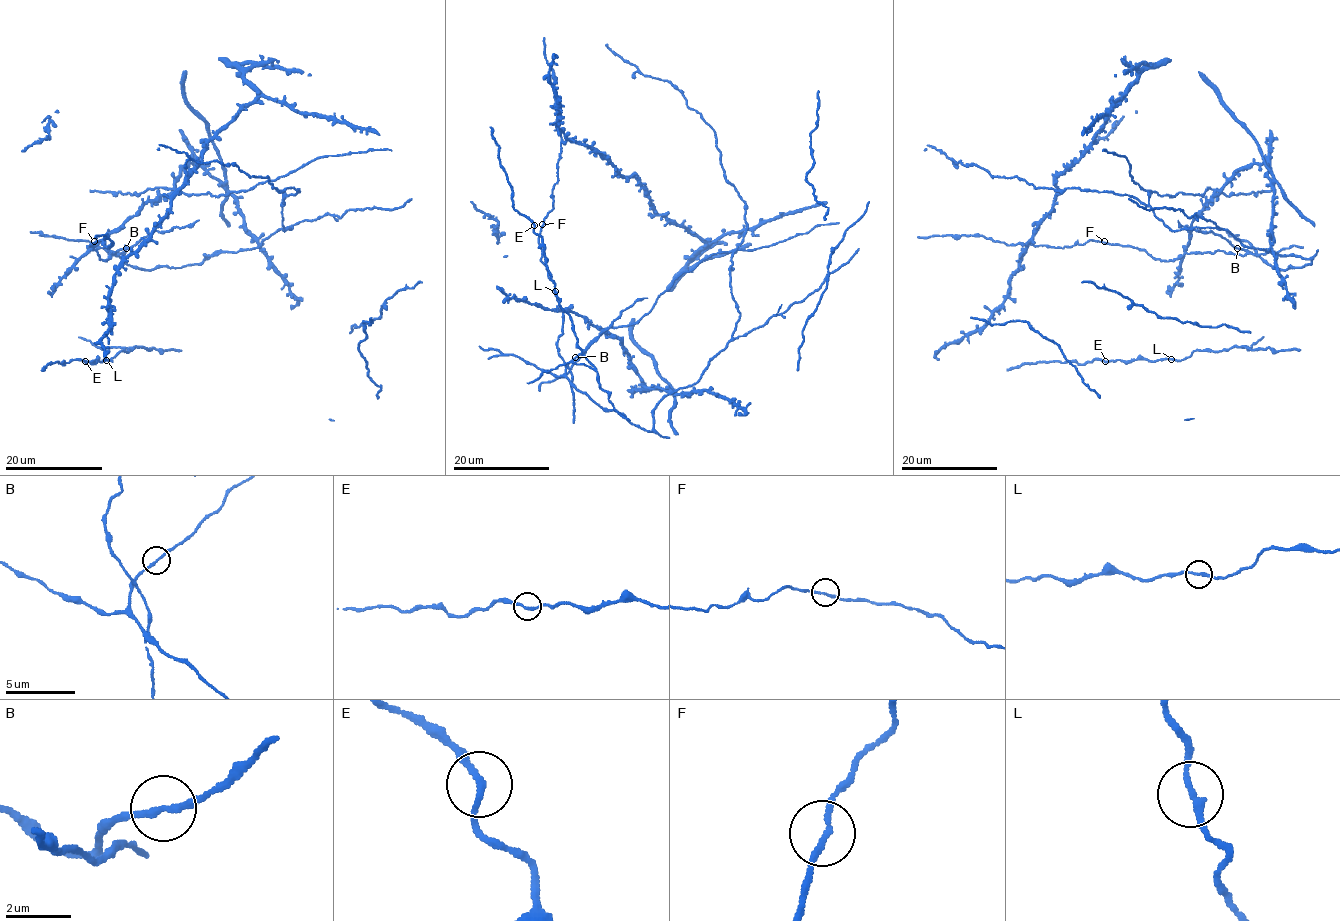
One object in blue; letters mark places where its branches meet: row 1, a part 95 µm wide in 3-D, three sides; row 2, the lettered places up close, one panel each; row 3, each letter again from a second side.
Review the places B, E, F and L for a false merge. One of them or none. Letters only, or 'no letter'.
no letter

